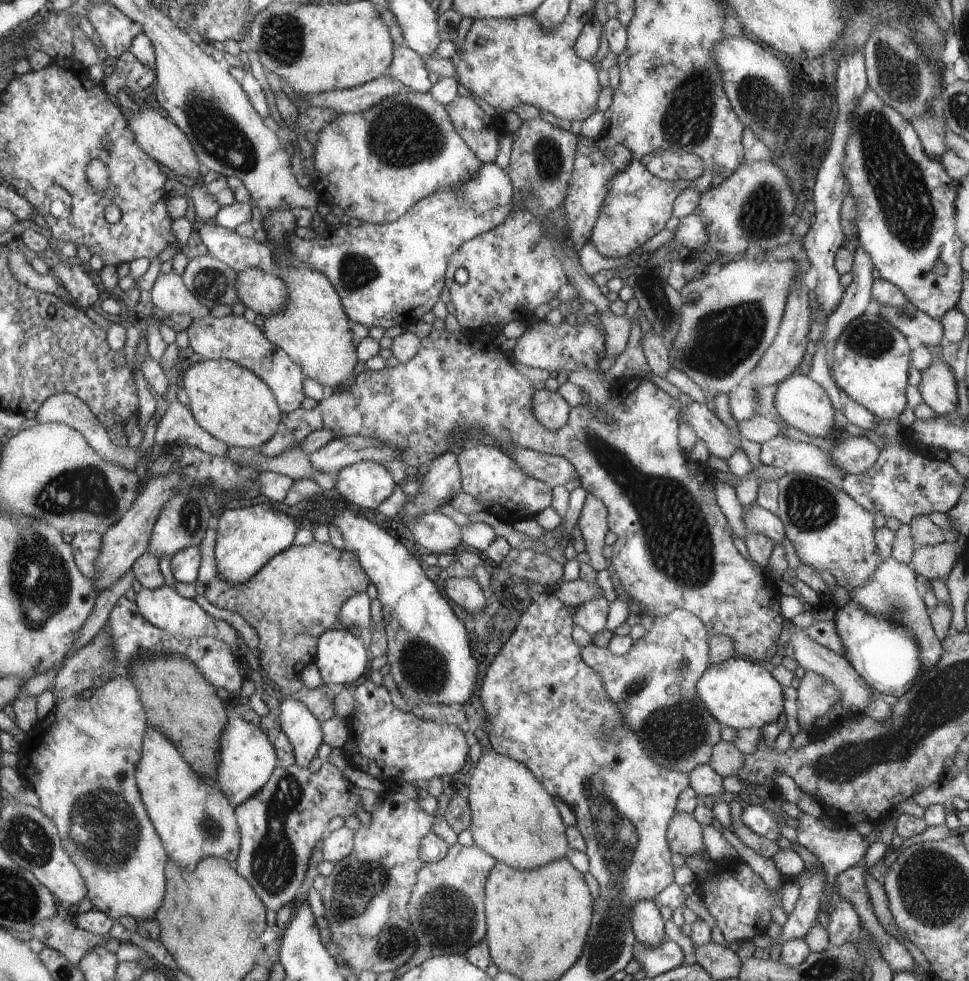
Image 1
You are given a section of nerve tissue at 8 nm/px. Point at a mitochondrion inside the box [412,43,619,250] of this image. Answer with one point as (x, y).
(547, 156)

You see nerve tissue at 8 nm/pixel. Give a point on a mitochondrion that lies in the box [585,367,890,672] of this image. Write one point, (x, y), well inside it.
(811, 508)

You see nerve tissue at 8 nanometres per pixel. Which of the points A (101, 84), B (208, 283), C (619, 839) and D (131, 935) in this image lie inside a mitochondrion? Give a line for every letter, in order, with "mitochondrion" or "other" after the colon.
A: other
B: mitochondrion
C: mitochondrion
D: other

